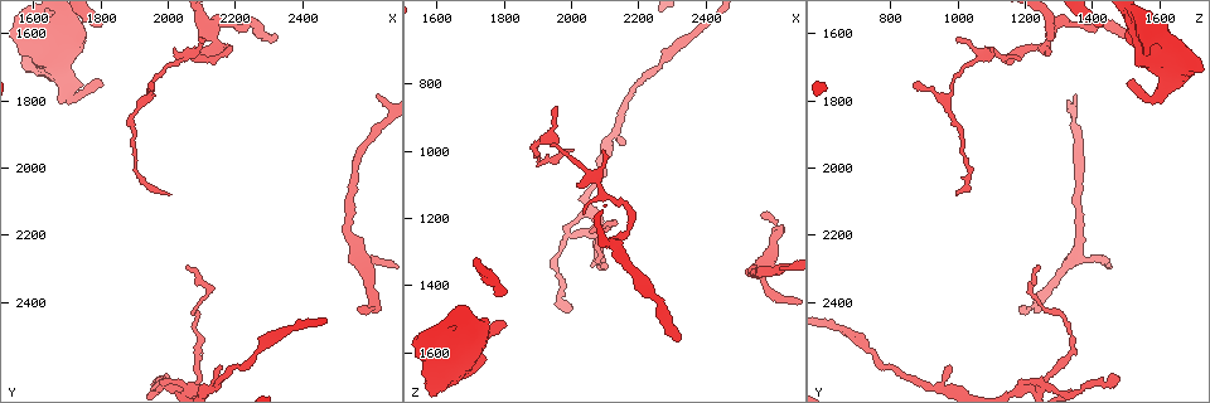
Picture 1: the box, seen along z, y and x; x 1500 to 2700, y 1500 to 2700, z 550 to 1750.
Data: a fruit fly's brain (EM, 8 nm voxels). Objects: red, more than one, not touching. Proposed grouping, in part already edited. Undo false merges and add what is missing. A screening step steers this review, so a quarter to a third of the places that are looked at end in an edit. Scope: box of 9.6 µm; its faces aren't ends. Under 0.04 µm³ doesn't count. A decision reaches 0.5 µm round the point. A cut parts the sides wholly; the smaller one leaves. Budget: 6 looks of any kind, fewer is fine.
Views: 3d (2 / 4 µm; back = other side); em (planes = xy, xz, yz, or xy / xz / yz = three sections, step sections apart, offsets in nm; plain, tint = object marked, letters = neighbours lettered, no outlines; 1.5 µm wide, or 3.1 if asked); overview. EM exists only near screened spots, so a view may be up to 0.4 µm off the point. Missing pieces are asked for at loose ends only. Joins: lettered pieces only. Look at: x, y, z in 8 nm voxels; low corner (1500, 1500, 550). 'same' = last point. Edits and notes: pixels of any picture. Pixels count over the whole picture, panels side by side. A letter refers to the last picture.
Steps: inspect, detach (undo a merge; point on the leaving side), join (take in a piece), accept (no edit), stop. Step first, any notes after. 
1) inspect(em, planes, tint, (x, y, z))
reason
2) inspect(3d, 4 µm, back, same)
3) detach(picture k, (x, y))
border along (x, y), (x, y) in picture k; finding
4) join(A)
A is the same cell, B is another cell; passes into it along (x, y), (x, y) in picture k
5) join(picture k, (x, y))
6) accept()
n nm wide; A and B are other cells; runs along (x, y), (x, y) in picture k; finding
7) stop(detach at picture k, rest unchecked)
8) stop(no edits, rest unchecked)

inspect(em, planes, letters, (2150, 2590, 980))
an open end

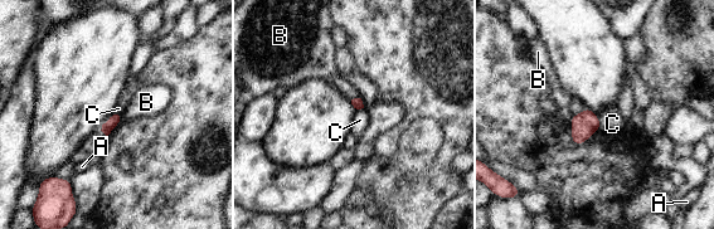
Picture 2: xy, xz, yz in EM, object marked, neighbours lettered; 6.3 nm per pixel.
accept()
C touches over 90 nm; A, B and C are other cells; border along (597, 116), (600, 128) in picture 2; none of them fits

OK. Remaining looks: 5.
inspect(3d, 4 µm, back, (2570, 2420, 1190))
tapers out

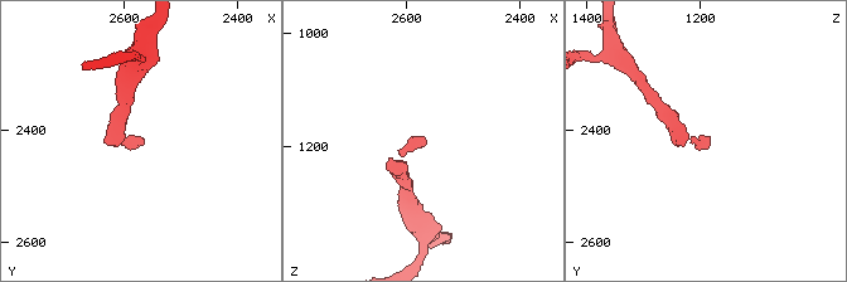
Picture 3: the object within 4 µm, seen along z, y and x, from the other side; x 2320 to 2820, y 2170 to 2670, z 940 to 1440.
inspect(em, xz, step 4, tint, (2565, 2415, 1190))

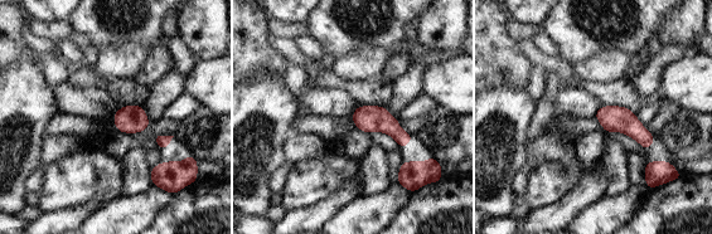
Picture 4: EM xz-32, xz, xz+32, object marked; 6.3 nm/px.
inspect(em, planes, letters, same)

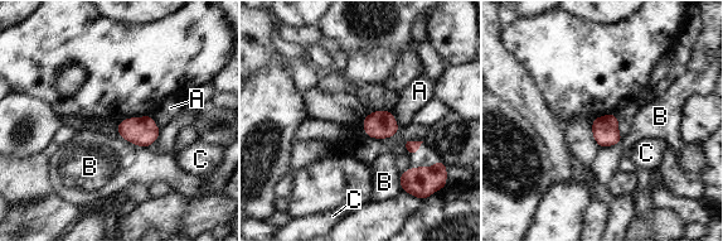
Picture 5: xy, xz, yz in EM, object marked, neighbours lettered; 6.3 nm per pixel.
accept()
B touches over 200 nm; A, B and C are other cells; border along (119, 136), (146, 148) in picture 5; no lettered piece goes on from it

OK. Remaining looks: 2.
inspect(em, planes, letters, (1750, 1590, 1510))
stops while still wide

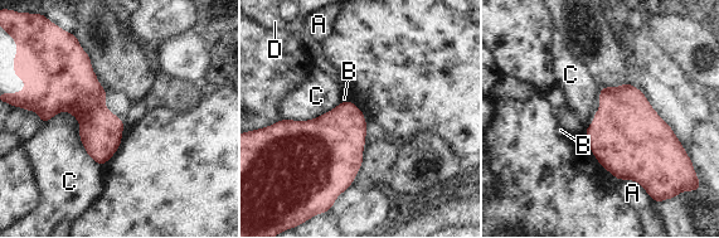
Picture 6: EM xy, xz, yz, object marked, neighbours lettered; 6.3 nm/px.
accept()
280 nm wide; A, B, C and D are other cells; border along (588, 125), (584, 131) in picture 6; none of them fits

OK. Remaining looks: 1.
stop(no edits, rest unchecked)

